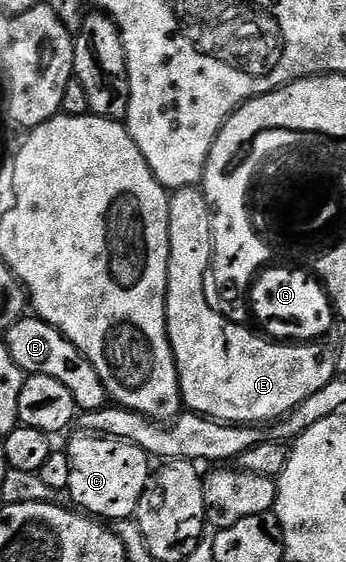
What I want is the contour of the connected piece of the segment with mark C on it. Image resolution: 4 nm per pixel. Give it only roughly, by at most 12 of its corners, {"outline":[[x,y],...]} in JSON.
{"outline":[[77,434],[68,496],[103,522],[135,515],[152,475],[140,446]]}

